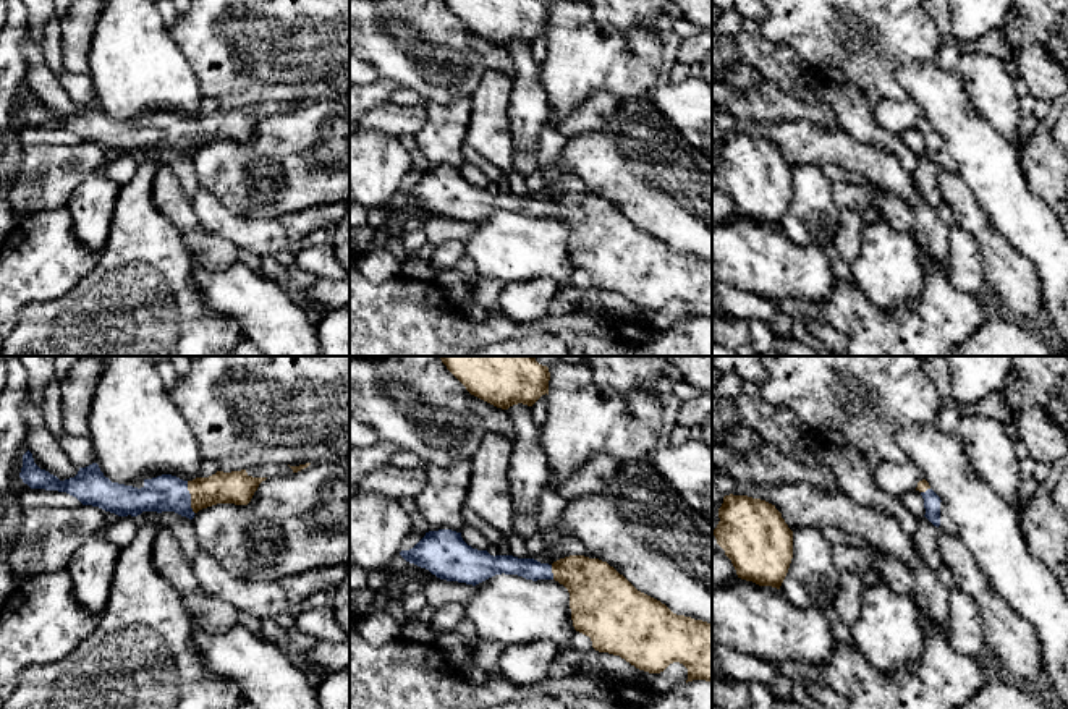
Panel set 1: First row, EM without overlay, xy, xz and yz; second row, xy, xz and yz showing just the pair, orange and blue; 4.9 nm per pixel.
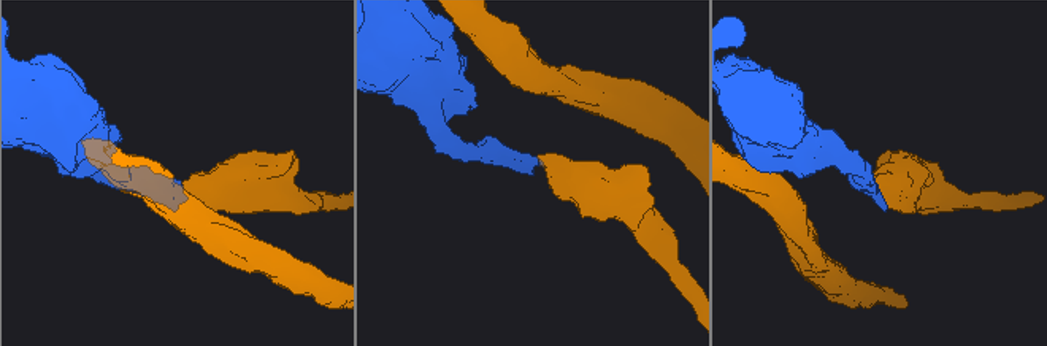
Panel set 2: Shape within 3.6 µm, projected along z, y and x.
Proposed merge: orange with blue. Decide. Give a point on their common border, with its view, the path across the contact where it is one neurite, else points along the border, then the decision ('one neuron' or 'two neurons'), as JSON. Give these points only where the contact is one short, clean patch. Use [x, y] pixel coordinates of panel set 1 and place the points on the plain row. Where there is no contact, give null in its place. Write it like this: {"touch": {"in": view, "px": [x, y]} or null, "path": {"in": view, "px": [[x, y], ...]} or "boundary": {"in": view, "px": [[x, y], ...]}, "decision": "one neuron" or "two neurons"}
{"touch": {"in": "xy", "px": [191, 135]}, "path": {"in": "xy", "px": [[237, 125], [219, 125], [191, 135], [165, 130]]}, "decision": "one neuron"}

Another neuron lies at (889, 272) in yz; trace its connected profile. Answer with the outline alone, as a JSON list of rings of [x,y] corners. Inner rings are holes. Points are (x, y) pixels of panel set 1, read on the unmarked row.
[[[879,220],[864,225],[859,256],[851,262],[859,291],[882,309],[913,309],[924,287],[914,236]]]

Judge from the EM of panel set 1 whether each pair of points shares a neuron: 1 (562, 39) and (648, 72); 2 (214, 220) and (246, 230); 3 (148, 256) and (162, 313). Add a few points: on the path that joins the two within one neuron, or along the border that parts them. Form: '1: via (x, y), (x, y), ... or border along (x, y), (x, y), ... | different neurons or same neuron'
1: via (583, 39), (612, 42), (627, 55) | same neuron
2: via (222, 222), (238, 230) | same neuron
3: via (148, 271), (148, 298) | same neuron

